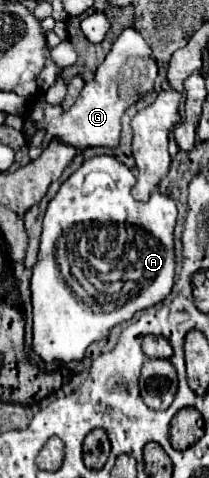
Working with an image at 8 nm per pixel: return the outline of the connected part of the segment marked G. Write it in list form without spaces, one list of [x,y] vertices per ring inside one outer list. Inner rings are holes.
[[[128,27],[112,45],[104,63],[98,67],[96,77],[84,85],[70,111],[62,111],[60,105],[48,105],[46,101],[38,99],[34,107],[28,109],[28,115],[24,119],[24,135],[32,137],[36,129],[46,129],[48,139],[60,139],[62,143],[76,149],[98,145],[116,147],[120,139],[120,117],[130,105],[134,105],[154,87],[156,75],[158,67],[150,55],[150,45],[136,29]]]

